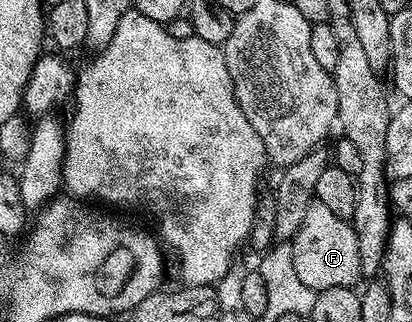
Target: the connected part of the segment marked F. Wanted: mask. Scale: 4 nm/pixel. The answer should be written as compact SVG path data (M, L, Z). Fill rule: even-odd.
M318 199L313 200L302 226L290 241L294 256L294 271L302 281L302 286L319 293L331 287L346 287L361 283L360 263L358 262L358 240L349 221L338 218L330 206L322 206Z

